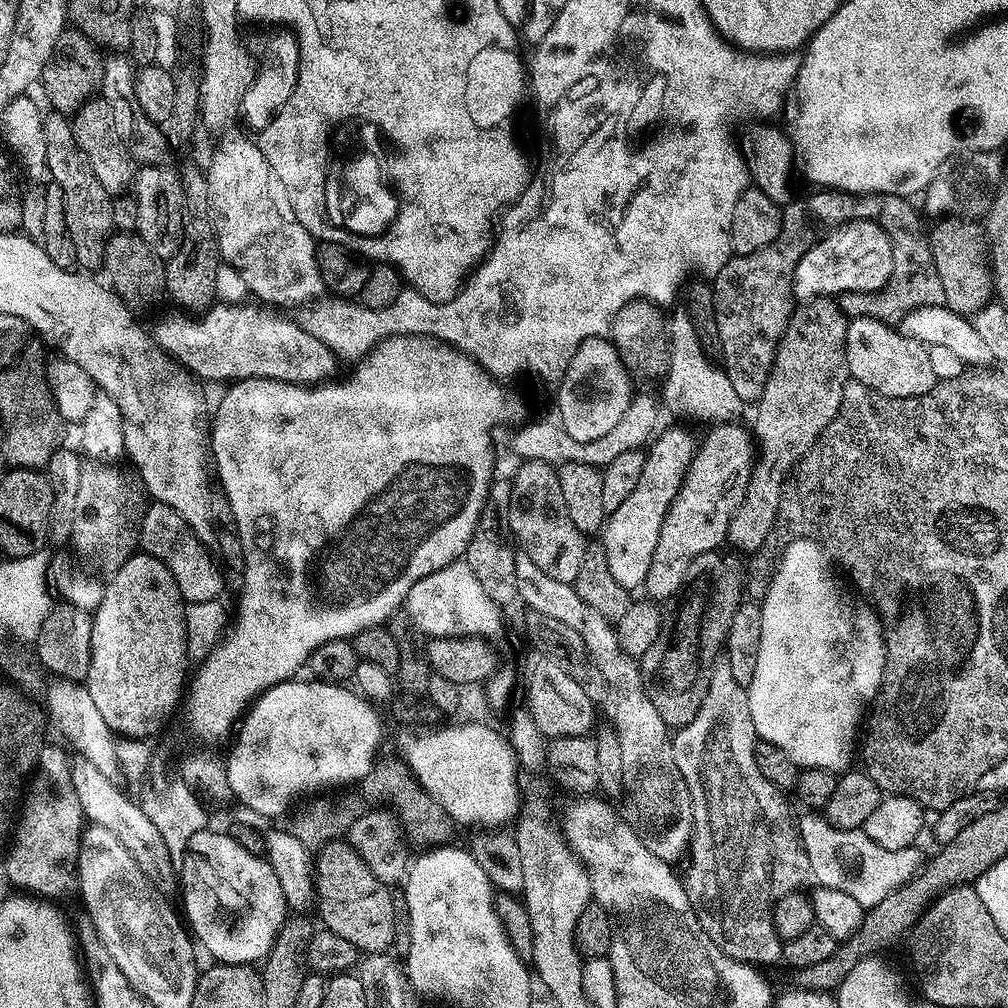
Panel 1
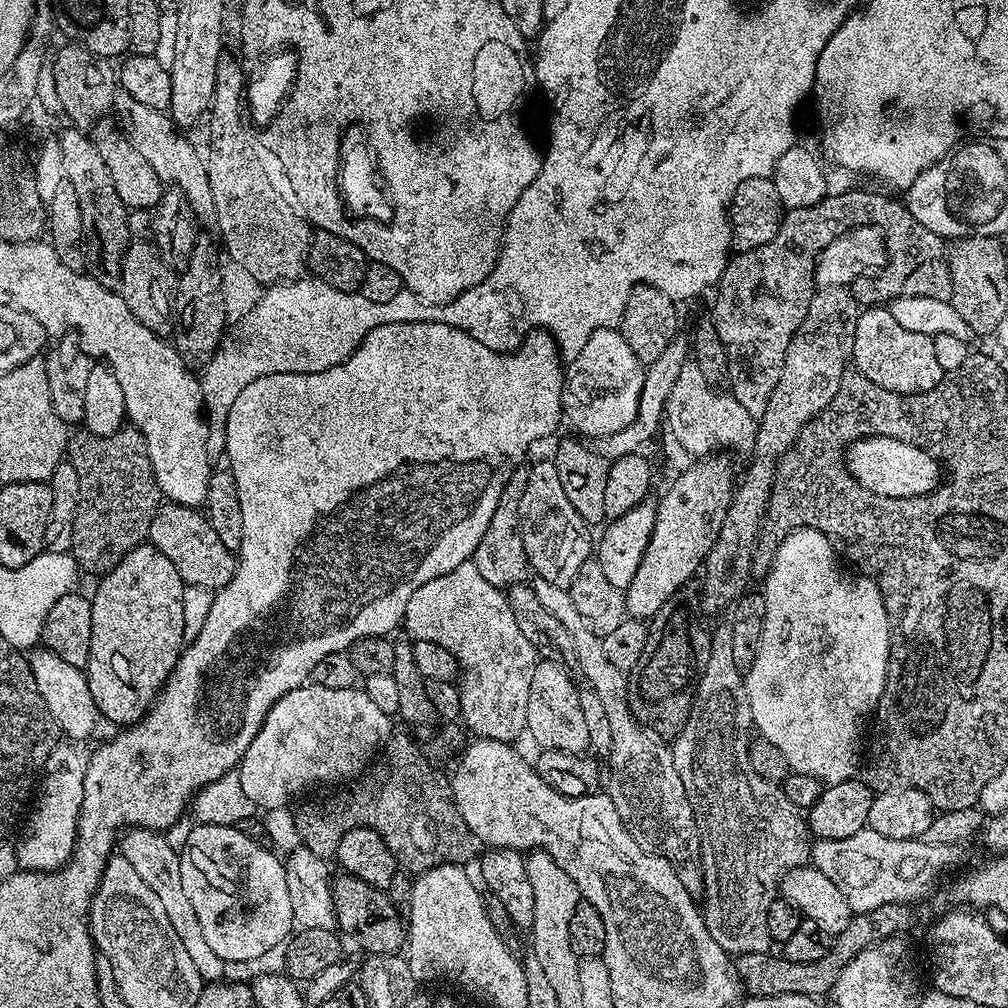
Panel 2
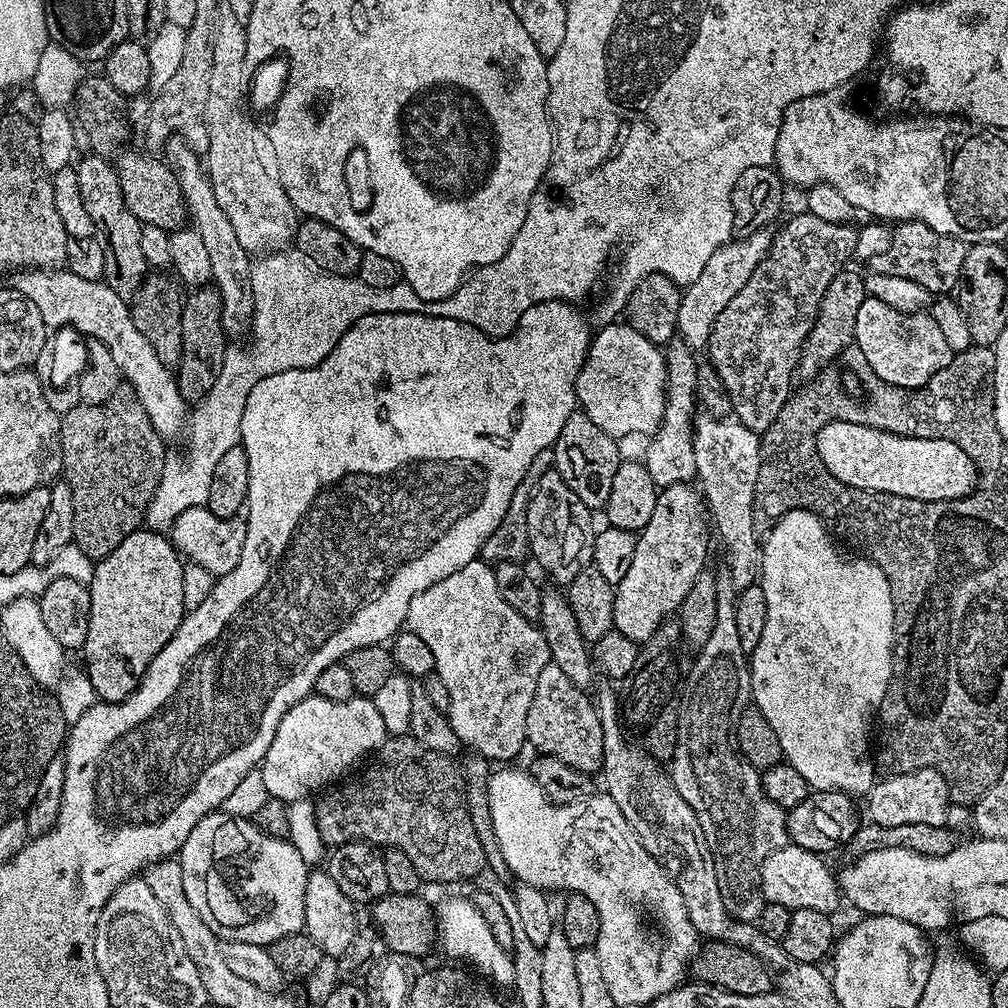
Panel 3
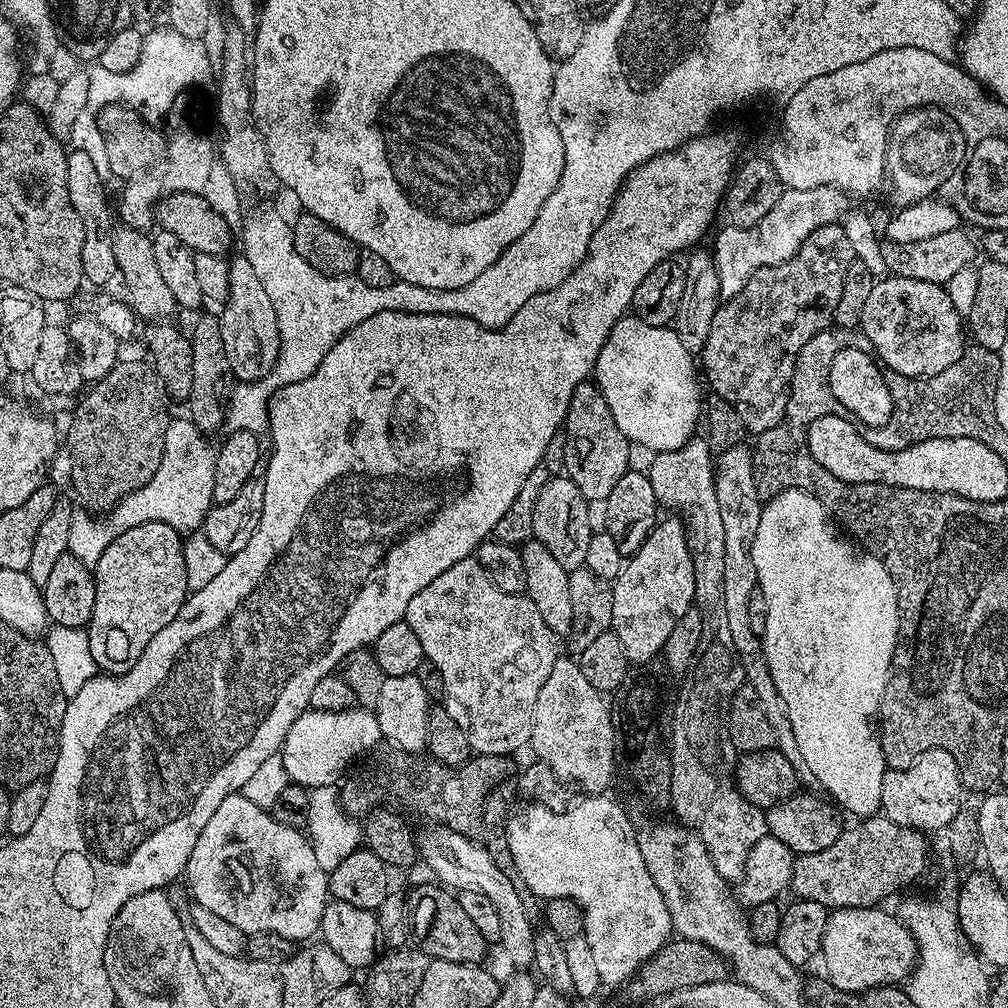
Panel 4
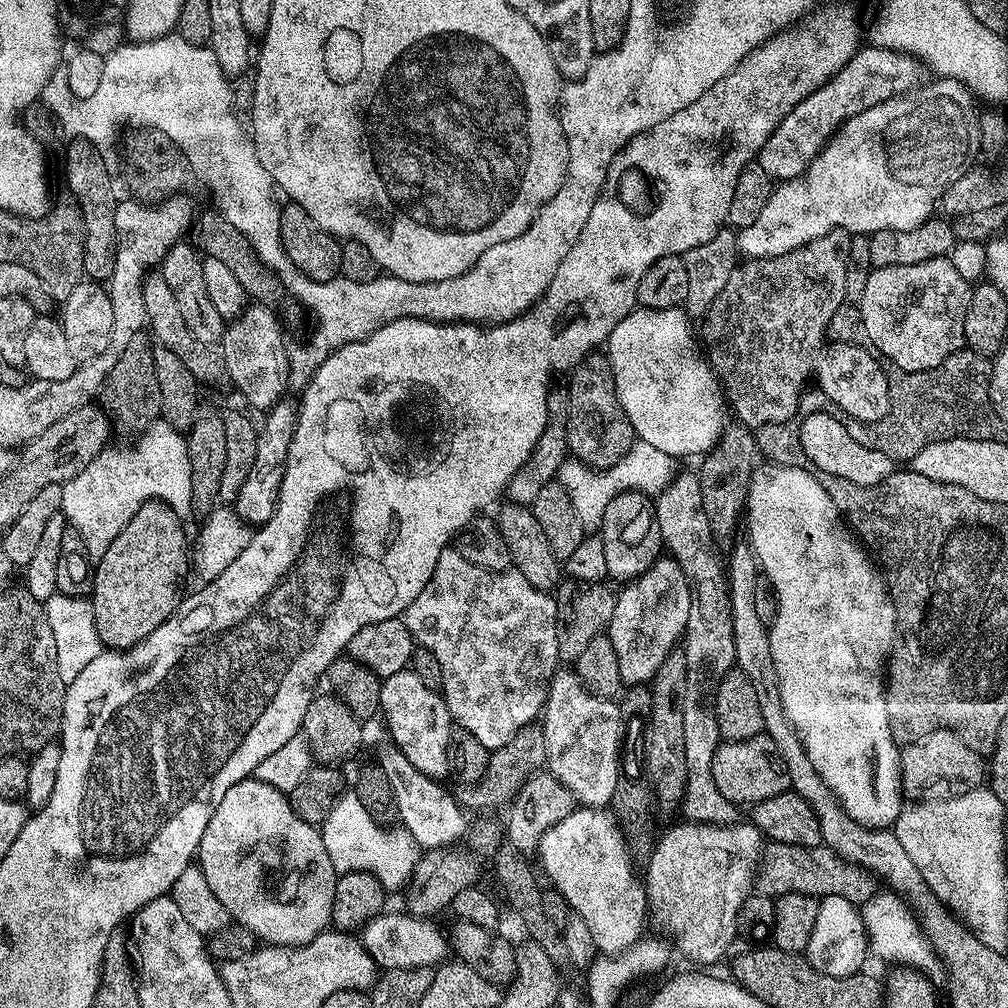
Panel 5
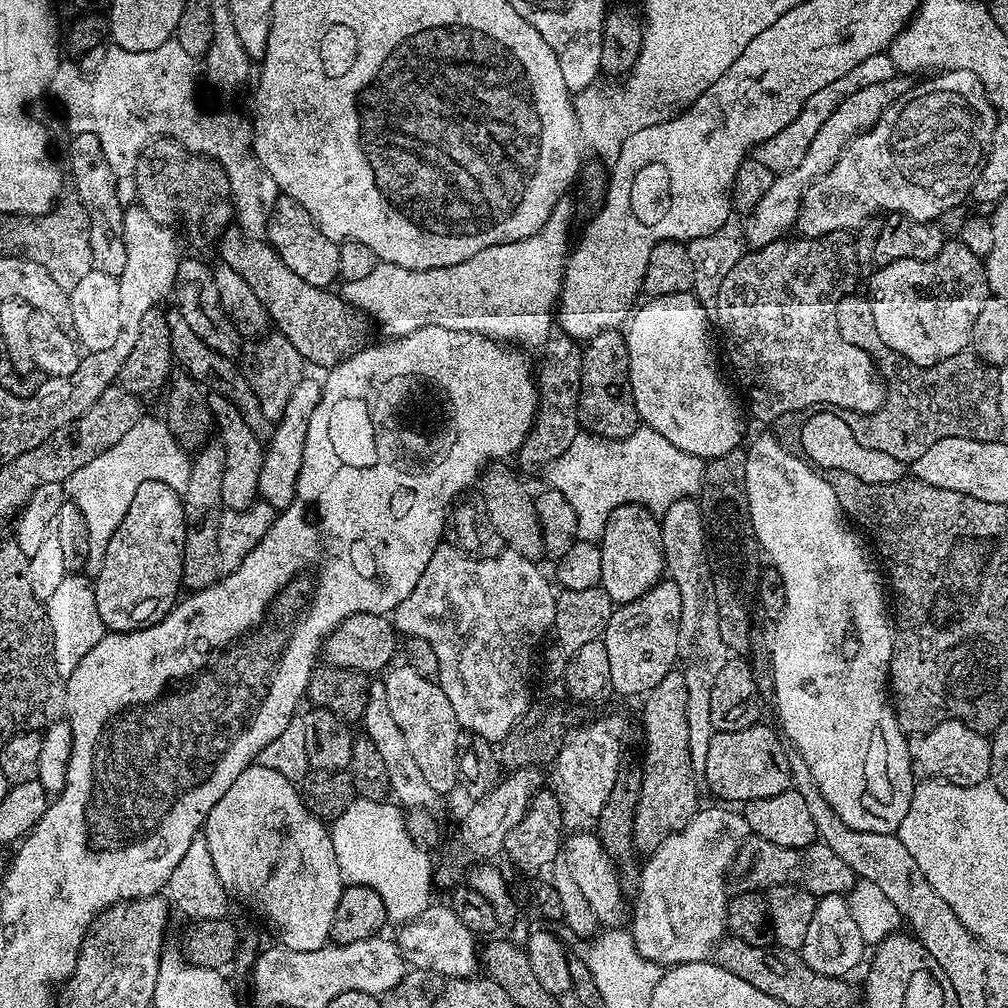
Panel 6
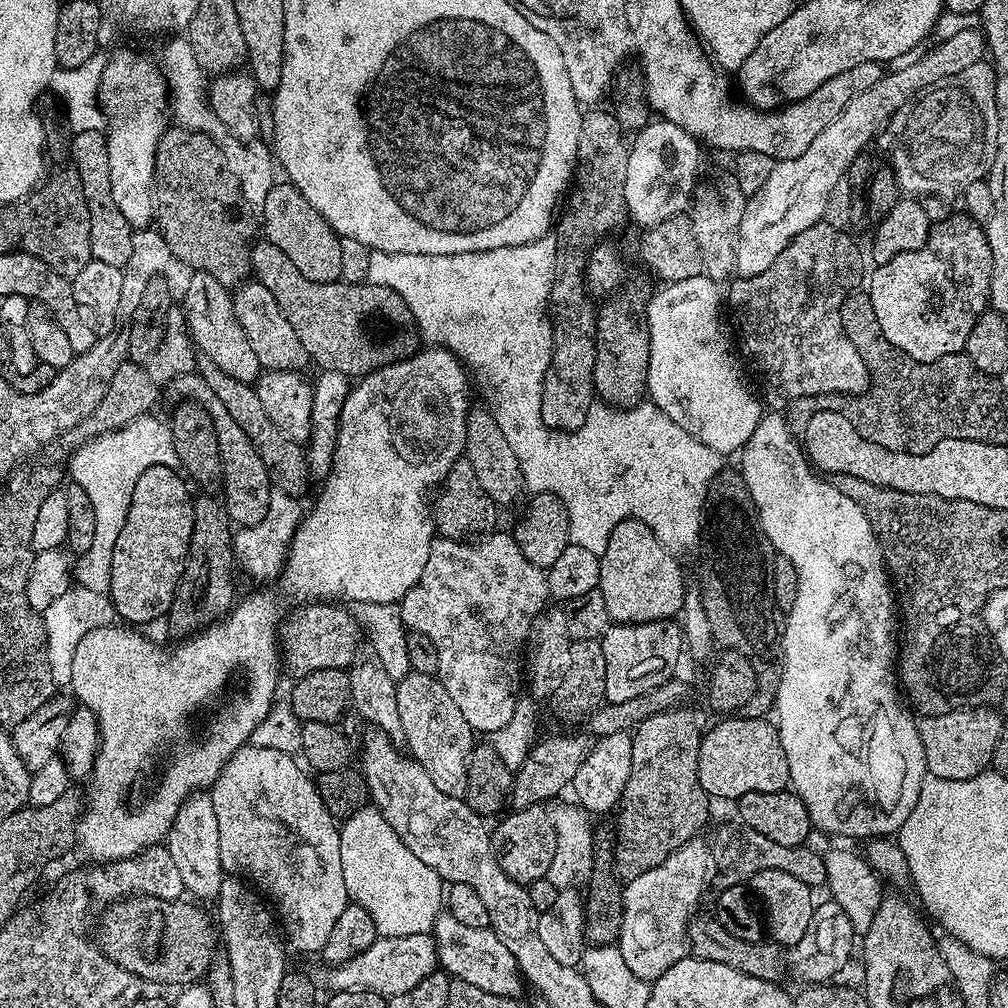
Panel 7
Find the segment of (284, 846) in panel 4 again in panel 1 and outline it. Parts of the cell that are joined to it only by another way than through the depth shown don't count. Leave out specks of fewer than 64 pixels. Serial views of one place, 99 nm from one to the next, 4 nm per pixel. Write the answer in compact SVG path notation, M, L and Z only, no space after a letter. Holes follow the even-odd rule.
M205 830L190 838L184 860L178 867L178 876L179 873L180 884L184 887L185 913L183 912L183 915L199 947L201 949L204 947L213 956L211 958L213 961L222 964L252 966L263 961L268 951L272 949L272 943L276 941L278 930L283 926L290 912L288 905L284 903L278 874L274 874L267 859L263 855L246 850L227 831Z

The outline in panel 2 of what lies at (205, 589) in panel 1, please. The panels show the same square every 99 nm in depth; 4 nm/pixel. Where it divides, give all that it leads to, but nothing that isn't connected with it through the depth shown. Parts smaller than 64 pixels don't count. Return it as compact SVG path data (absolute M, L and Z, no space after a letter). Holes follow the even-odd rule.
M171 502L161 503L150 522L148 540L158 551L174 562L174 570L184 579L185 585L219 590L233 580L237 557L223 545L222 538L214 534L207 515L195 507Z

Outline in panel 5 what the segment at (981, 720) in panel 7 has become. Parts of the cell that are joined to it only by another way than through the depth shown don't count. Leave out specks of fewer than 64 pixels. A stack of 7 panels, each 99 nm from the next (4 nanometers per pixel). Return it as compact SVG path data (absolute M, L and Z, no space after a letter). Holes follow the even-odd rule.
M934 730L934 734L926 734L926 738L918 738L918 742L903 745L900 752L900 786L905 797L920 798L927 788L935 784L949 784L952 790L964 790L976 786L985 779L986 768L981 757L959 740L950 730Z

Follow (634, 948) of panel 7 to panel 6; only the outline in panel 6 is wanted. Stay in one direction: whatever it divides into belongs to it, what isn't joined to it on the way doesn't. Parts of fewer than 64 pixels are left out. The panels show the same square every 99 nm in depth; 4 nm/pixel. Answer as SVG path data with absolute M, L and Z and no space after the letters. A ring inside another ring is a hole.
M720 807L724 808L710 809L708 816L698 814L684 827L683 832L666 838L666 842L651 853L649 873L644 872L640 876L640 896L648 901L640 900L633 912L631 909L630 931L634 942L640 947L640 953L661 966L703 960L726 935L723 923L704 924L704 920L708 919L727 921L730 899L720 881L716 840L708 832L716 827L725 827L725 834L736 841L741 839L740 828L742 832L741 817L728 809L731 807Z

